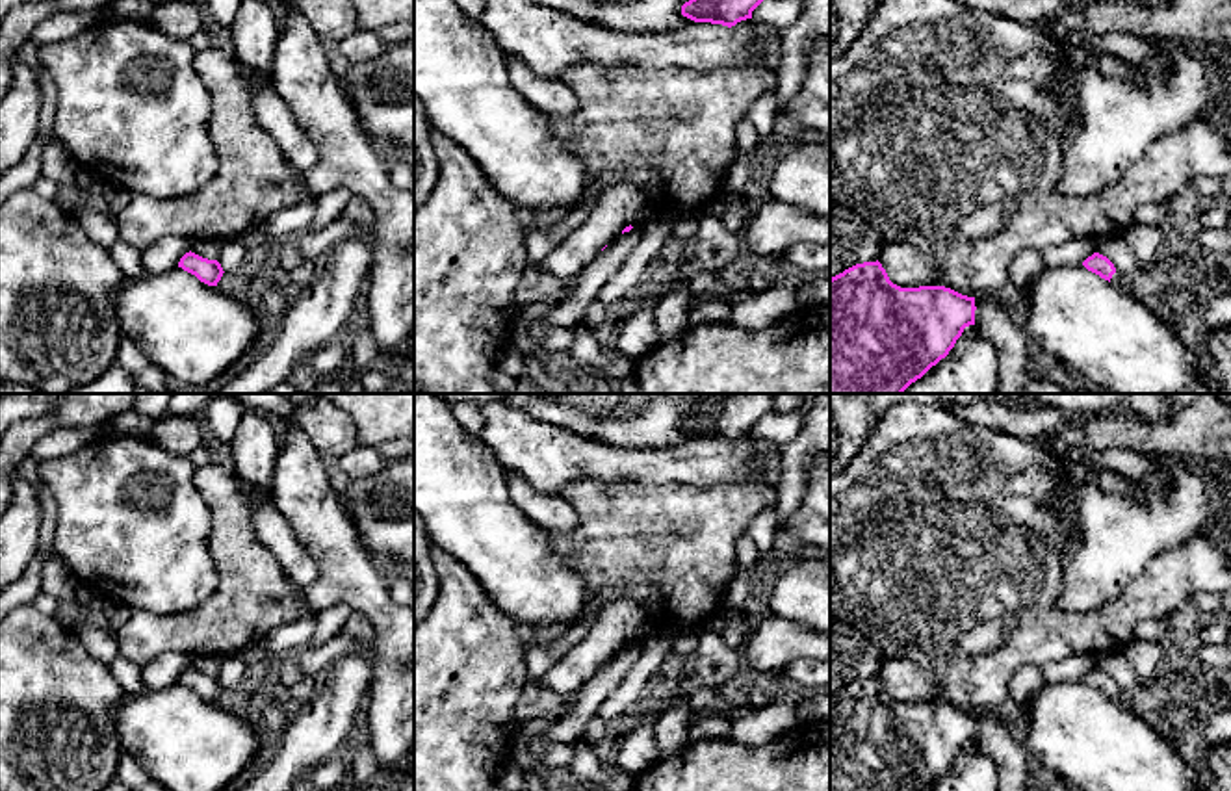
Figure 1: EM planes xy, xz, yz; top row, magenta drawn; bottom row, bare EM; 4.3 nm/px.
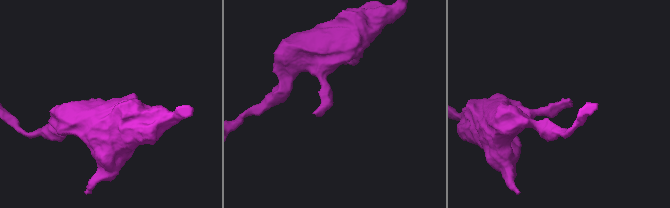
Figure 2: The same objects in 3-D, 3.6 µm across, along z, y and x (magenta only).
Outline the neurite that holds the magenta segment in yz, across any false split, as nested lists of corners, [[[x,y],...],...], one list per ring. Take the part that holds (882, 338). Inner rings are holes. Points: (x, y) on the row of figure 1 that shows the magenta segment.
[[[876,262],[830,279],[830,394],[902,394],[975,325],[975,297],[945,286],[901,288]]]

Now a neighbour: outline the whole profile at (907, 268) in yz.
[[[884,241],[878,262],[901,288],[941,286],[925,256],[906,243]]]

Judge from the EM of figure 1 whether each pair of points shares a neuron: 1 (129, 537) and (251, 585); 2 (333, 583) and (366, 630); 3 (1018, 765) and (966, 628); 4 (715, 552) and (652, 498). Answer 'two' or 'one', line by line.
1: two
2: two
3: two
4: one

